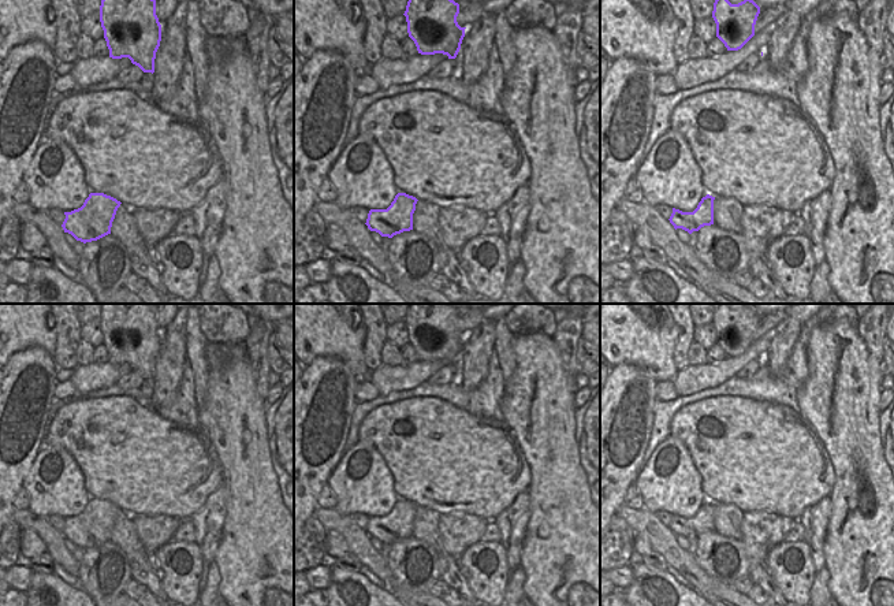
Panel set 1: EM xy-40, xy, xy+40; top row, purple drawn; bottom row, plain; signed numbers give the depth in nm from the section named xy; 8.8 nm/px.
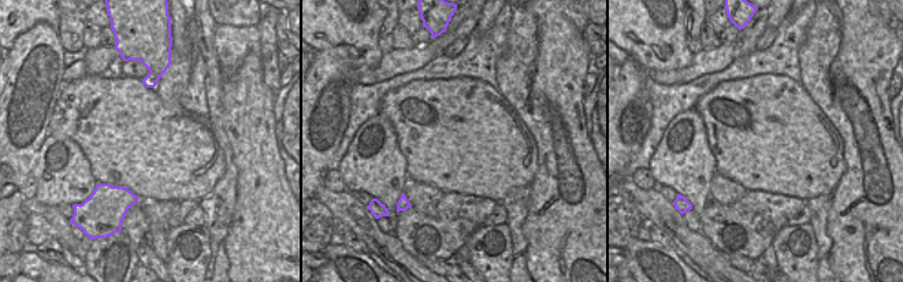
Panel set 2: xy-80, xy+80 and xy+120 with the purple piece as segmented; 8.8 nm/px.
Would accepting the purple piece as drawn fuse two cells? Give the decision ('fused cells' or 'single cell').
single cell

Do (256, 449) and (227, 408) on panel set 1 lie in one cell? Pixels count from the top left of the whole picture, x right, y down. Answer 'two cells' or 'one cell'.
one cell

